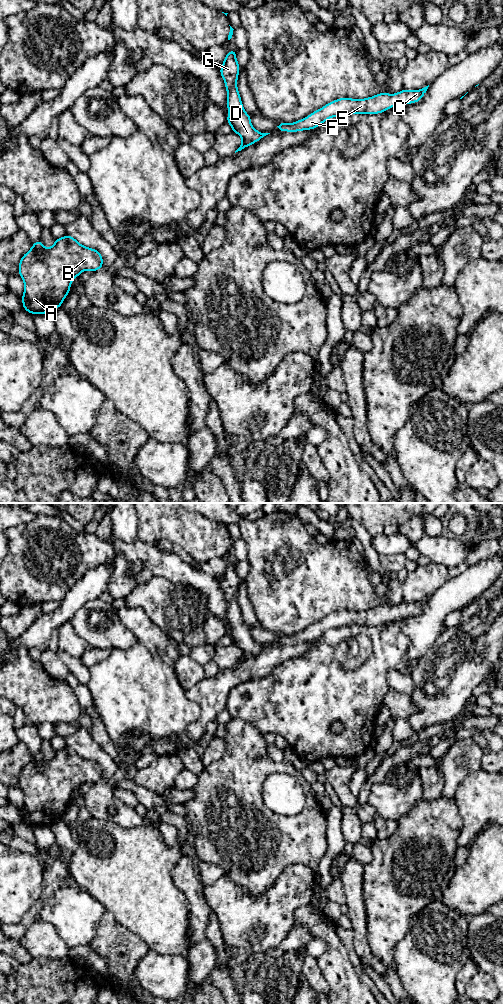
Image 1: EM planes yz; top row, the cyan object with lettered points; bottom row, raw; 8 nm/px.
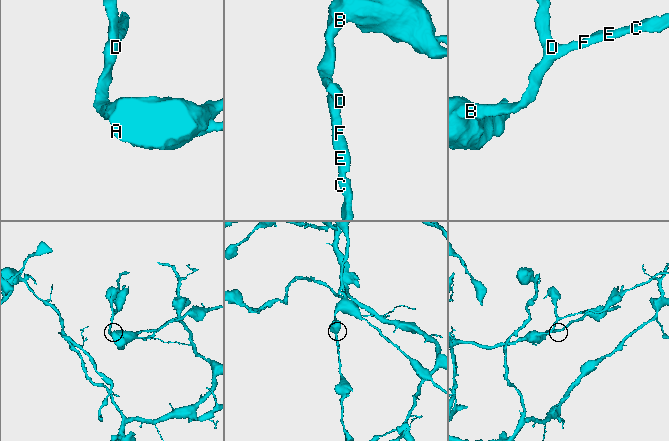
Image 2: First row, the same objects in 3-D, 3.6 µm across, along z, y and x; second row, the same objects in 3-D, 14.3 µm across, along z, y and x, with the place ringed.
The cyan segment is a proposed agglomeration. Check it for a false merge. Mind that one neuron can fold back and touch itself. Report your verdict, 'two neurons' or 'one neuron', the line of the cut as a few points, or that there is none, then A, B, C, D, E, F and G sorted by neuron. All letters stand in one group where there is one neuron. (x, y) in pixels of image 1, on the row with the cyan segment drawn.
one neuron | no cut | A B C D E F G

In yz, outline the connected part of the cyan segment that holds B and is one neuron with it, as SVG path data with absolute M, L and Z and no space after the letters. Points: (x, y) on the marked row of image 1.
M65 235L56 238L50 248L45 248L39 239L32 244L31 249L25 253L18 268L18 274L24 282L24 293L21 298L23 309L33 315L49 312L62 307L62 302L71 292L72 281L85 270L93 272L103 267L101 253L89 247L81 245L74 237Z

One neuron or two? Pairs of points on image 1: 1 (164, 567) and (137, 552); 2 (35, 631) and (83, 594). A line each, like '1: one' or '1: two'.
1: one
2: one

